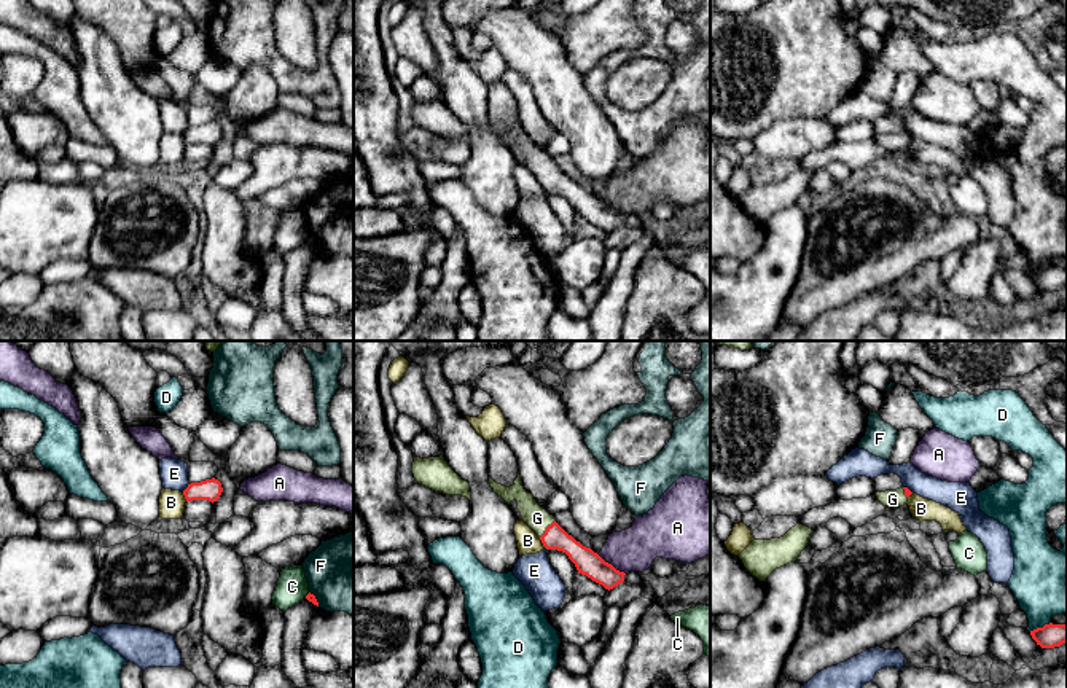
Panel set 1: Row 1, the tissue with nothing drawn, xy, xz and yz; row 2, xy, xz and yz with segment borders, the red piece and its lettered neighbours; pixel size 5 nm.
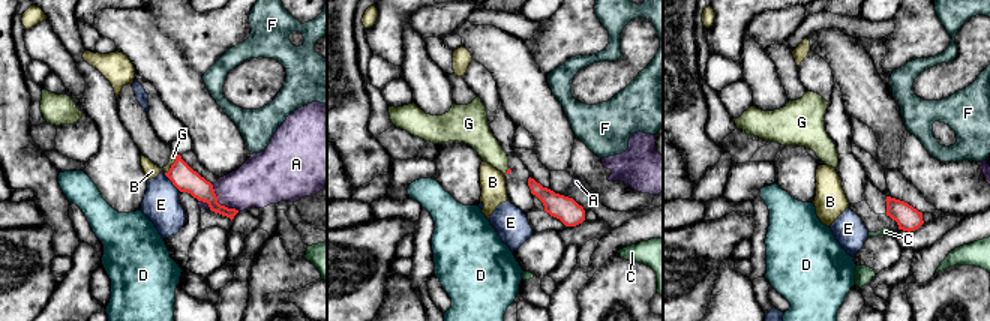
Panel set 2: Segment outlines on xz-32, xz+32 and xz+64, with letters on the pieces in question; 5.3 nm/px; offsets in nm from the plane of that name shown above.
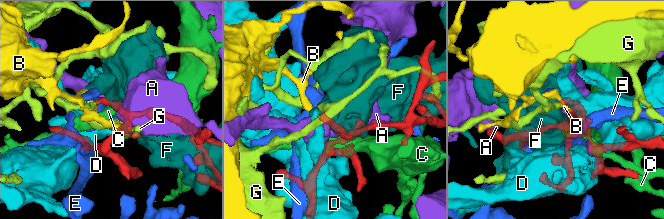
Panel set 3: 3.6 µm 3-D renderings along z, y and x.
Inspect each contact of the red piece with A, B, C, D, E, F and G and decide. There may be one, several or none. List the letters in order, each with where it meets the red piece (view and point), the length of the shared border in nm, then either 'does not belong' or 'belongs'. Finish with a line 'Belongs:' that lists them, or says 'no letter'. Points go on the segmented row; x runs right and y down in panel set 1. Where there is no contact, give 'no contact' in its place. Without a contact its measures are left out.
A: xz (610, 564) | 170 nm | does not belong
B: xz (542, 542) | 80 nm | does not belong
C: xy (308, 594) | 50 nm | does not belong
D: yz (1039, 628) | 120 nm | does not belong
E: xy (187, 488) | 60 nm | does not belong
F: xy (316, 599) | 90 nm | does not belong
G: xz (547, 529) | 120 nm | belongs
Belongs: G

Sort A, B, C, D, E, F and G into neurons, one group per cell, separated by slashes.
A / B / C / D / E / F / G

